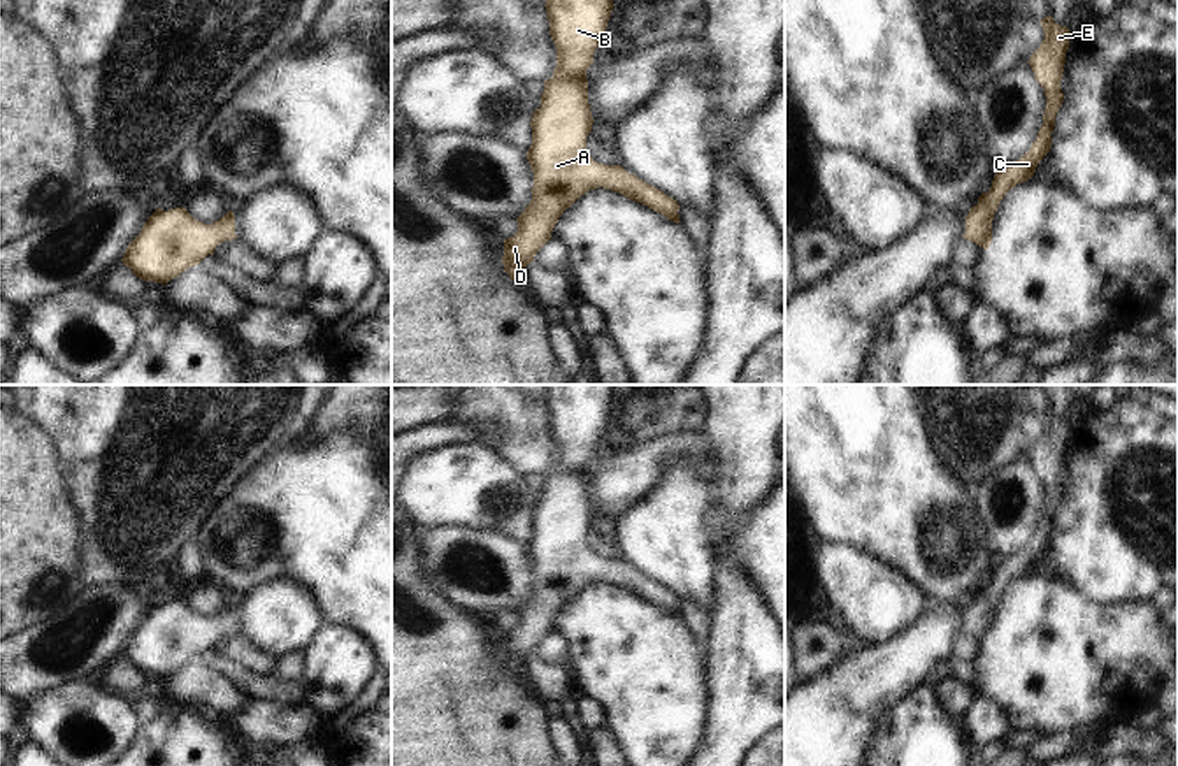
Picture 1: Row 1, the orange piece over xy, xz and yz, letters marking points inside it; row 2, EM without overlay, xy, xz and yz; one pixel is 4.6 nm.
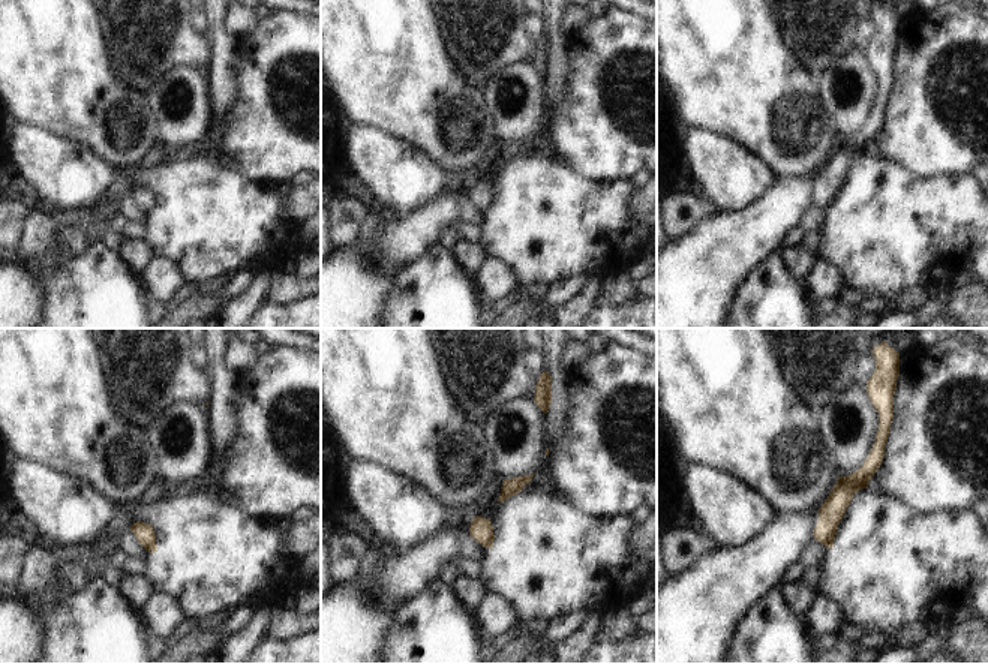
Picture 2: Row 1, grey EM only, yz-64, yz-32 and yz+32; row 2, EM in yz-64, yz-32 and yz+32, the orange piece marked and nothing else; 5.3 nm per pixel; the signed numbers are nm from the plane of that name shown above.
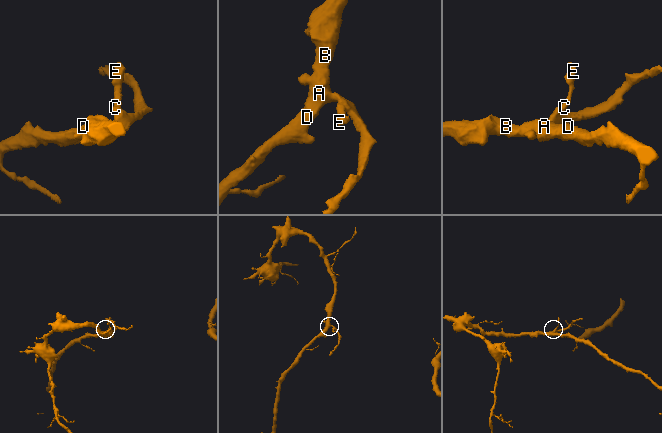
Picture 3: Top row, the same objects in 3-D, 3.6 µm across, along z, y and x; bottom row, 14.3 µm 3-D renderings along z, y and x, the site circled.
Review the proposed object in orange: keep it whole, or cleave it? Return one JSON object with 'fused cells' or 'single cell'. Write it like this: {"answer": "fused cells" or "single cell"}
{"answer": "single cell"}

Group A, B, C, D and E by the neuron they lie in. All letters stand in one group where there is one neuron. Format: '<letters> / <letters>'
A B C D E

